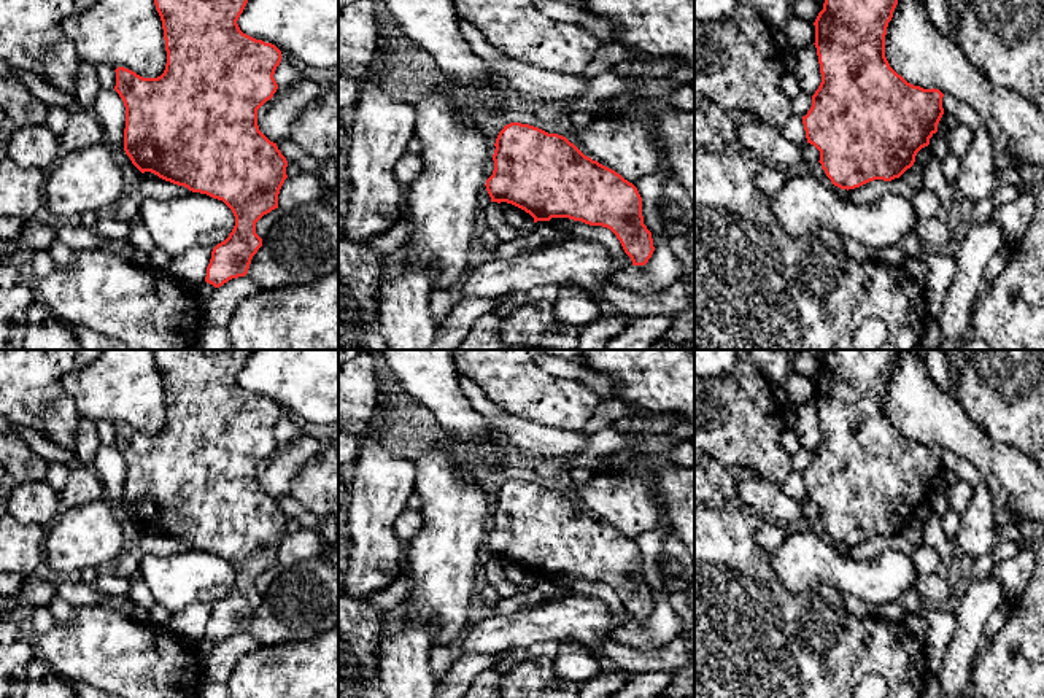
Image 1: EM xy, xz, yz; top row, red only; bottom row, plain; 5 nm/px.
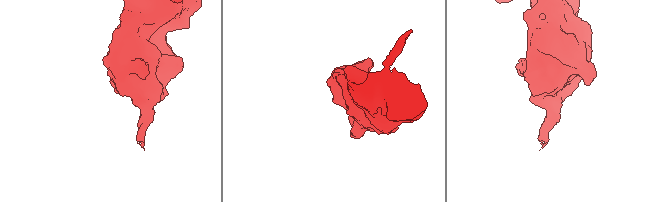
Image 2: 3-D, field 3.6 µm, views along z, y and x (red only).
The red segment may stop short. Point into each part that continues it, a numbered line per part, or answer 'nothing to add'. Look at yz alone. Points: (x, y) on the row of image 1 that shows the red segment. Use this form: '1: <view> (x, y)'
nothing to add

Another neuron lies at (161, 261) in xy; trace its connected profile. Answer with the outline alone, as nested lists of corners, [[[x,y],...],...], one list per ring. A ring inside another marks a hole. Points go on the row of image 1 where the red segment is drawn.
[[[154,248],[149,254],[149,261],[151,261],[151,266],[162,272],[162,273],[167,273],[167,275],[172,275],[170,273],[170,266],[172,266],[172,256],[168,256],[167,253],[164,253],[162,250],[159,248]]]

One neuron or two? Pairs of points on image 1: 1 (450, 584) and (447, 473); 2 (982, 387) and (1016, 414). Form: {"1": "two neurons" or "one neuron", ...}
{"1": "one neuron", "2": "one neuron"}

